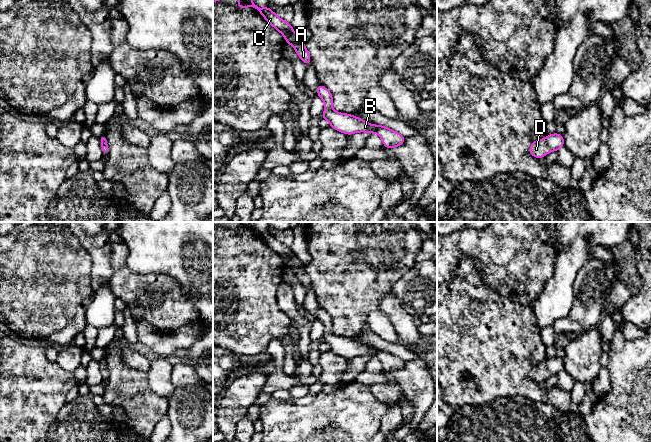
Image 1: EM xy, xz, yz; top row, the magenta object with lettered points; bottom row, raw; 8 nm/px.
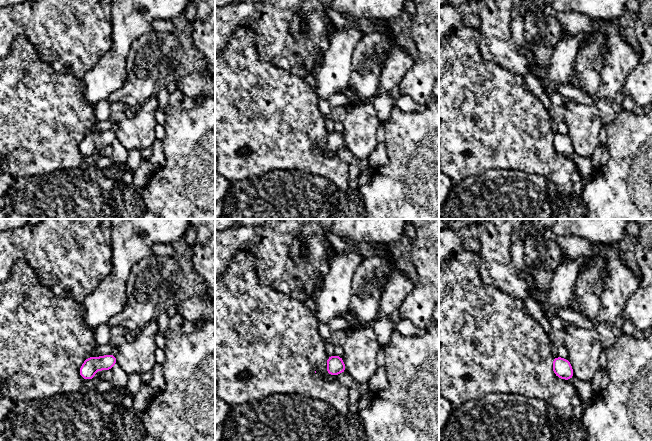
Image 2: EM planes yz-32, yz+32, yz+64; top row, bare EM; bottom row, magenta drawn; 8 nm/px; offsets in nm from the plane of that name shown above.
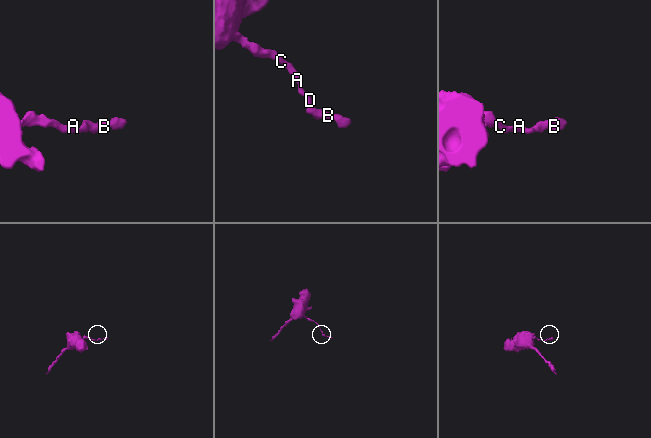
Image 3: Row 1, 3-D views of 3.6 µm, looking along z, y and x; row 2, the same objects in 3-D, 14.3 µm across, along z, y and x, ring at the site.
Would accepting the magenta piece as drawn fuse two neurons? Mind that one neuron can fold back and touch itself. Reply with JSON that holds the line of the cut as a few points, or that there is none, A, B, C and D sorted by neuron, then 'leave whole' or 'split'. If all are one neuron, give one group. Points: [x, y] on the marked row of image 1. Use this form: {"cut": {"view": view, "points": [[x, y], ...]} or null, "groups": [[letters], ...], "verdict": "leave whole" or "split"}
{"cut": null, "groups": [["A", "B", "C", "D"]], "verdict": "leave whole"}

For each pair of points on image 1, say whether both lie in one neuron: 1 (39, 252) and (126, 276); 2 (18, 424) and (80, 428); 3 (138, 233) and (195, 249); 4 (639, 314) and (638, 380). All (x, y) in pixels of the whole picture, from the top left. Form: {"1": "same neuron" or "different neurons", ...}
{"1": "different neurons", "2": "different neurons", "3": "same neuron", "4": "different neurons"}

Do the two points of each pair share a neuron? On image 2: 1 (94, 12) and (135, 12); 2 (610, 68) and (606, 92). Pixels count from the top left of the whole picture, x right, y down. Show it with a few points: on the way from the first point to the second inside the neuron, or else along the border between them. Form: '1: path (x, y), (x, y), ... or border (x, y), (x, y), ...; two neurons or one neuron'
1: border (111, 10), (111, 19), (113, 21); two neurons
2: path (610, 74), (609, 86); one neuron

